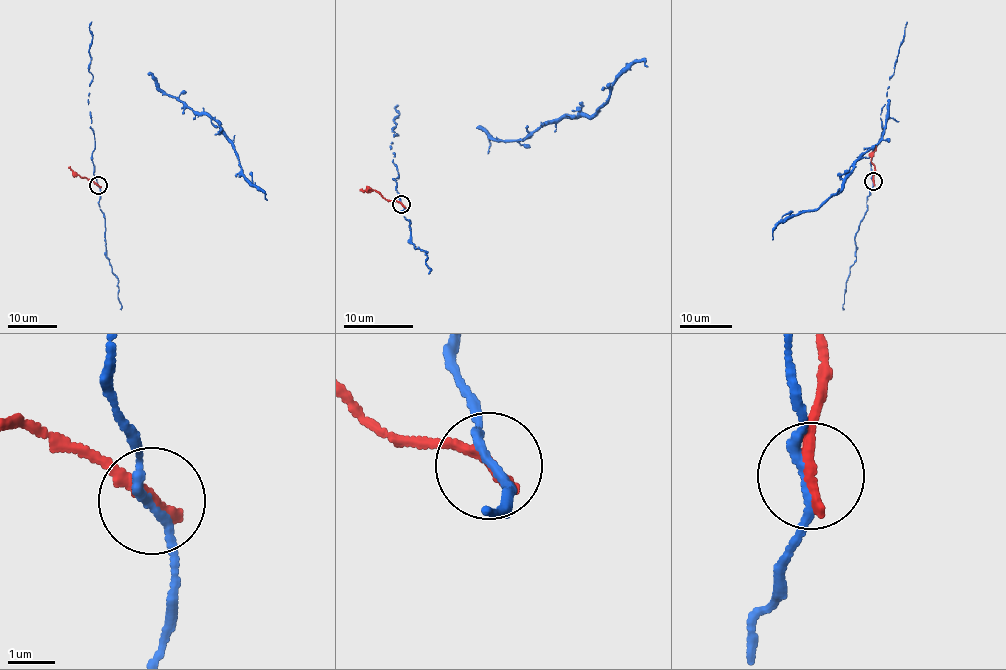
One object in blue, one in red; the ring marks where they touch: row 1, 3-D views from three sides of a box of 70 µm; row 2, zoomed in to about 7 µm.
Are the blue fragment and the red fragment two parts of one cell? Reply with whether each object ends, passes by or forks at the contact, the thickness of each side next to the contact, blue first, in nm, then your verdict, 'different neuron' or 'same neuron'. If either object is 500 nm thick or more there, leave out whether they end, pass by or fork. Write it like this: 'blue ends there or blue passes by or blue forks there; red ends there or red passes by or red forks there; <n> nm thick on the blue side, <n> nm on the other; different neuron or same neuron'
blue passes by; red ends there; 170 nm thick on the blue side, 280 nm on the other; different neuron

